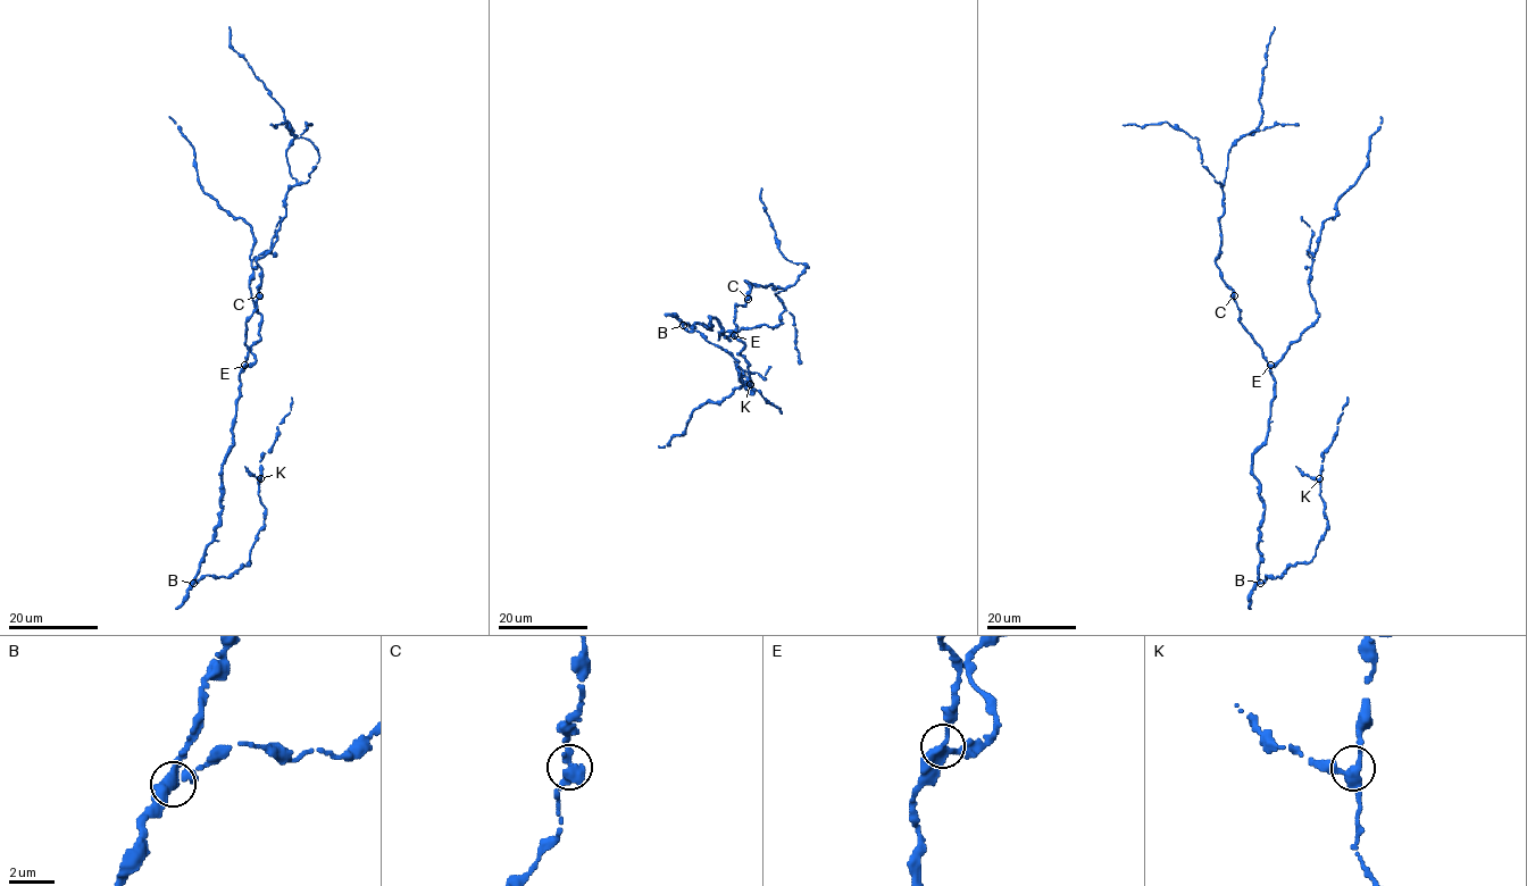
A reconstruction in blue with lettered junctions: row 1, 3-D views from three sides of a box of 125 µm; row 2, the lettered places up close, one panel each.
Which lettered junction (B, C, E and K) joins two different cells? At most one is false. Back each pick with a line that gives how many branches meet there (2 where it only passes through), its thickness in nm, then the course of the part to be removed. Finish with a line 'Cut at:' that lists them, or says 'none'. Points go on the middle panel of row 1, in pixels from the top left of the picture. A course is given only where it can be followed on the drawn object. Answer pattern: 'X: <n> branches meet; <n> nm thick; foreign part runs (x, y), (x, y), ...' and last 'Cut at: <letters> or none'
Cut at: none

